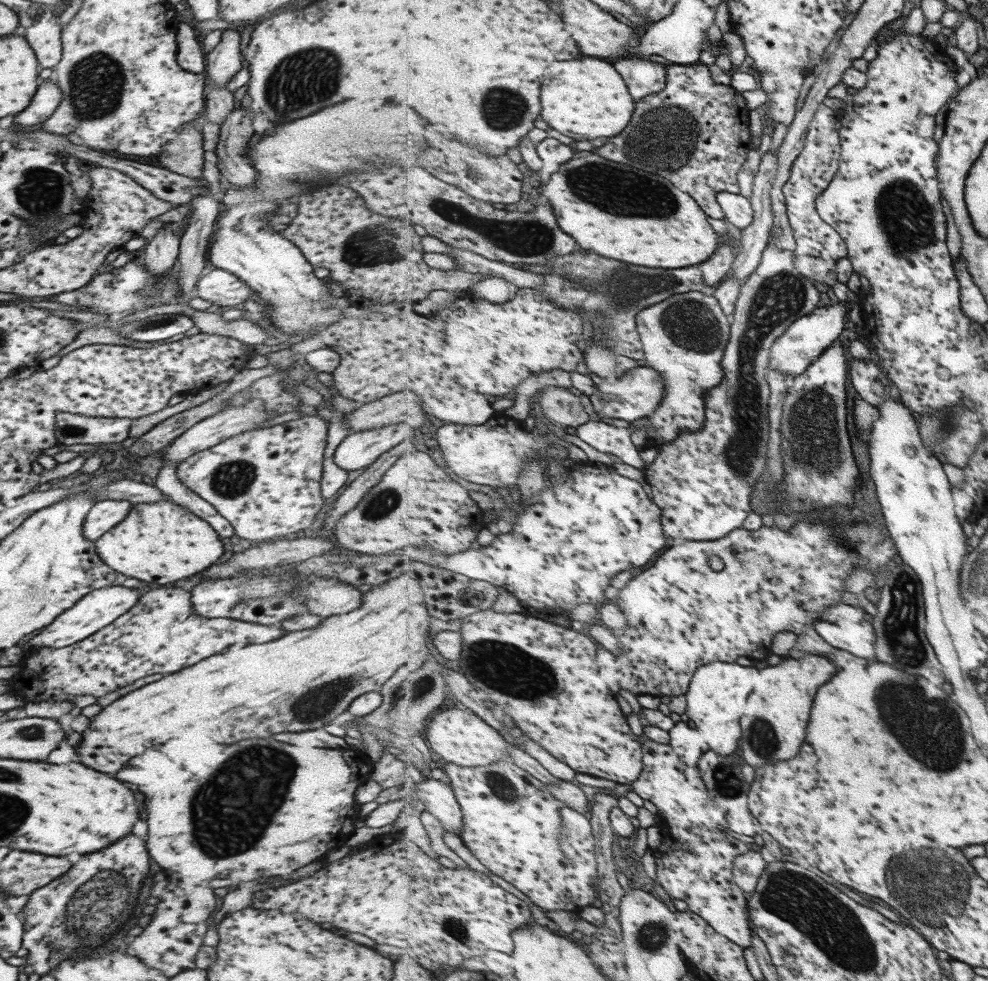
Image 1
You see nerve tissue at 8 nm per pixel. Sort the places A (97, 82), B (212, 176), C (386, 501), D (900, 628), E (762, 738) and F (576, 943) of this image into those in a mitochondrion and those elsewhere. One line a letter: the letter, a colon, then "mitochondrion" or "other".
A: mitochondrion
B: other
C: mitochondrion
D: mitochondrion
E: mitochondrion
F: other

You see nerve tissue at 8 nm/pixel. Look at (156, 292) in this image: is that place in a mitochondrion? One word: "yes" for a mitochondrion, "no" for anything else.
yes

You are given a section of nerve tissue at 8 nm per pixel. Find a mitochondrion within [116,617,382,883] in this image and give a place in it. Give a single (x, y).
(248, 789)

